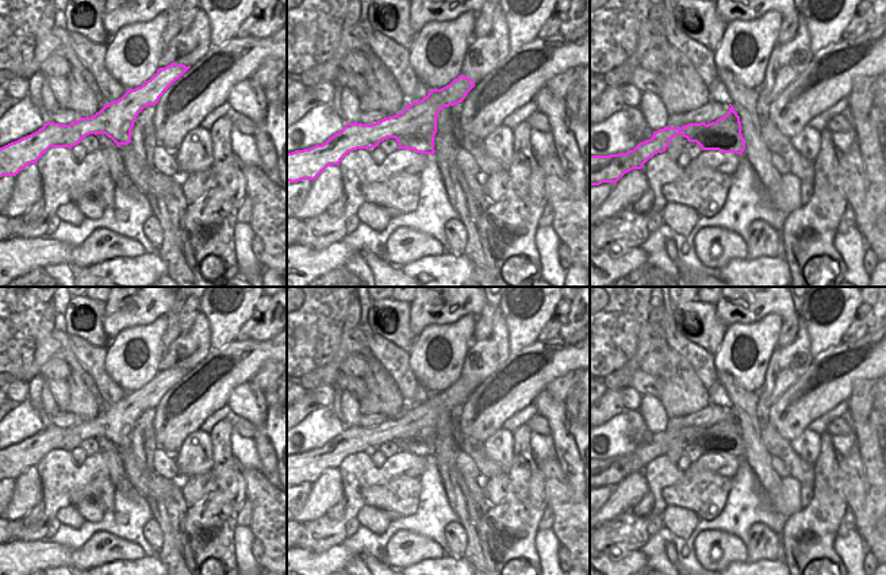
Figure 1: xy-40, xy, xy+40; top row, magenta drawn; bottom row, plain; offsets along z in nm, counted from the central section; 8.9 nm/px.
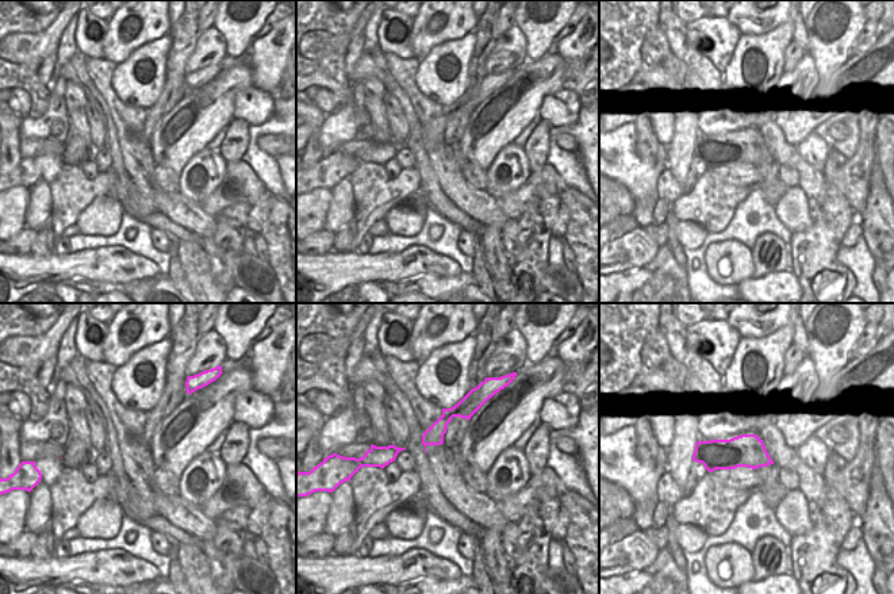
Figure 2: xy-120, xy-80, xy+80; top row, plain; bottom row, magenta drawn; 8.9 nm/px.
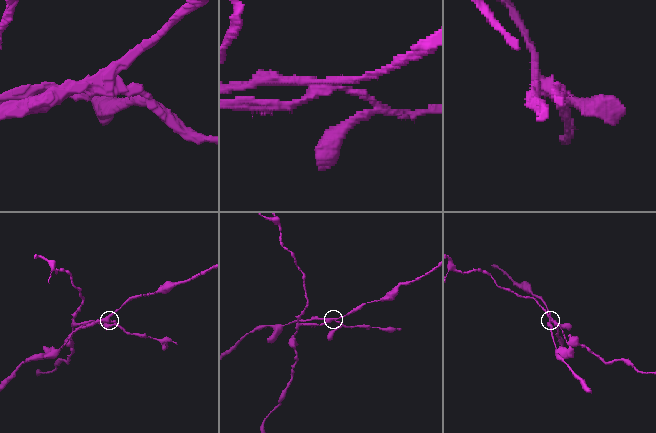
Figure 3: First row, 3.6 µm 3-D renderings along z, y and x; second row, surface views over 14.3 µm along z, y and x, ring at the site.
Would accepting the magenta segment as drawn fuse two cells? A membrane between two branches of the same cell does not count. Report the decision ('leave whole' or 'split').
split

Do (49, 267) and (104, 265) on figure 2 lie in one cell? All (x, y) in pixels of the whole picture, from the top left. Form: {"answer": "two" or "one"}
{"answer": "one"}

